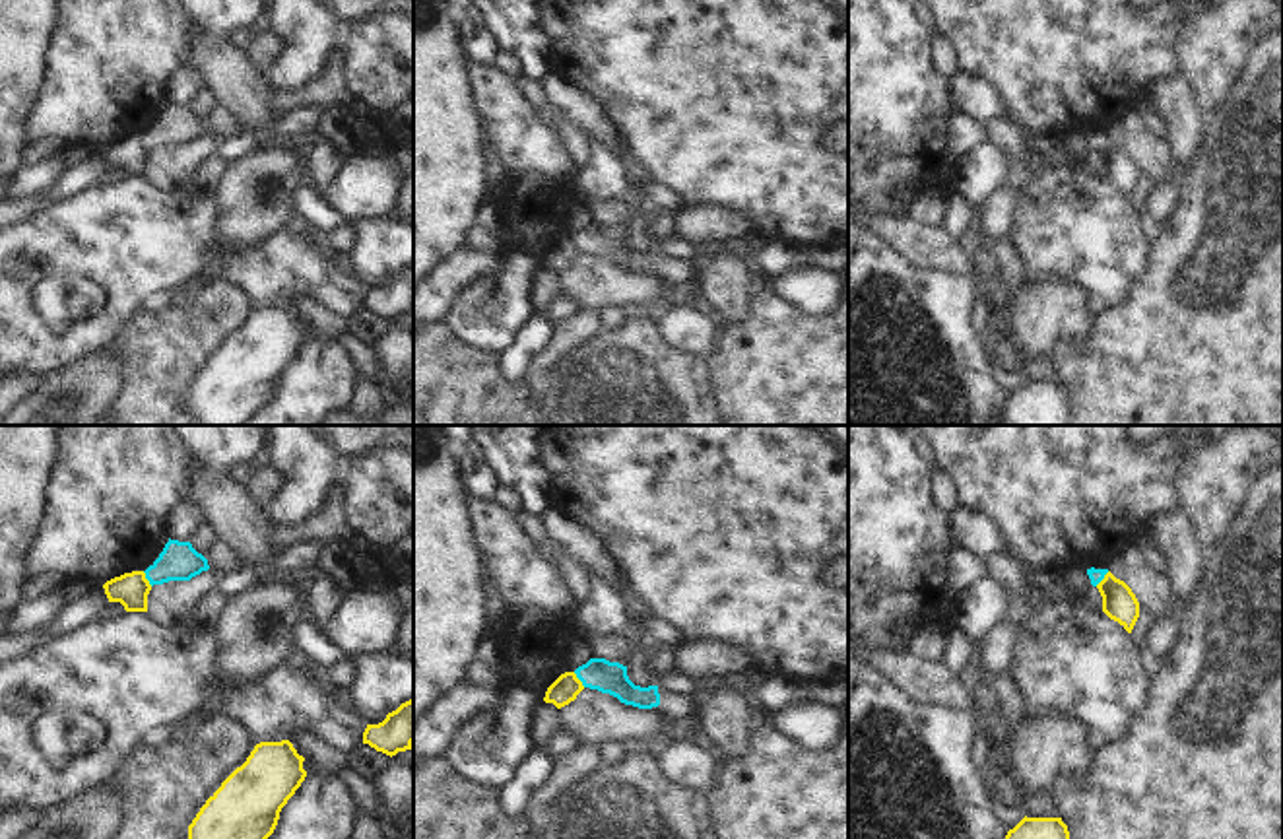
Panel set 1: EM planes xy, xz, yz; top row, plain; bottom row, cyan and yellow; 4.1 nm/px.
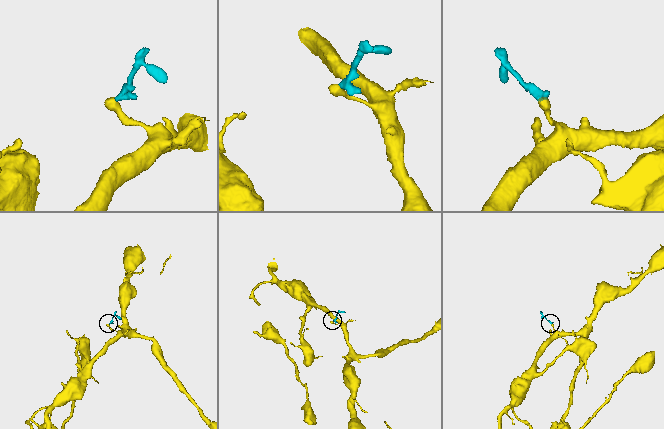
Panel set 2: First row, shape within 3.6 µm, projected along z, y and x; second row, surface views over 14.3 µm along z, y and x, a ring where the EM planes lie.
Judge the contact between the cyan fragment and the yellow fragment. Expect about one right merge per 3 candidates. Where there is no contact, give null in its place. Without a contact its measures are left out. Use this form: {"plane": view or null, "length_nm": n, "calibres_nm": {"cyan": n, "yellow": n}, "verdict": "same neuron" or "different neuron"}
{"plane": "xy", "length_nm": 80, "calibres_nm": {"cyan": 160, "yellow": 140}, "verdict": "different neuron"}

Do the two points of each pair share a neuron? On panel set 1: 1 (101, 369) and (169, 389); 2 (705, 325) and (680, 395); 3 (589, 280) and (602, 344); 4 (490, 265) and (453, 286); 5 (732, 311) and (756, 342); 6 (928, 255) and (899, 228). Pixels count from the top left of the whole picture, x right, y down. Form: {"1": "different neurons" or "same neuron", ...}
{"1": "different neurons", "2": "different neurons", "3": "different neurons", "4": "same neuron", "5": "different neurons", "6": "same neuron"}

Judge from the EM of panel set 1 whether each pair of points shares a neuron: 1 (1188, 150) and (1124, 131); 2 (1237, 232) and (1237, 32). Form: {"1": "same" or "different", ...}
{"1": "different", "2": "different"}

